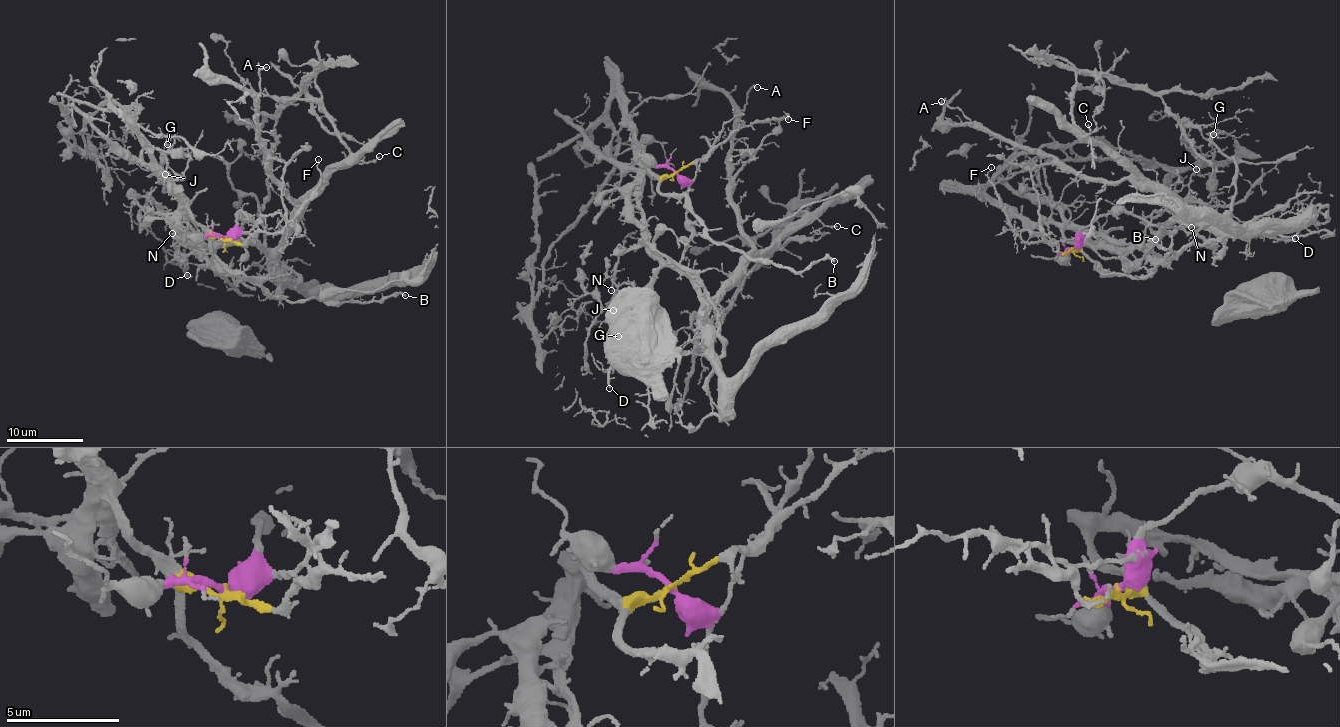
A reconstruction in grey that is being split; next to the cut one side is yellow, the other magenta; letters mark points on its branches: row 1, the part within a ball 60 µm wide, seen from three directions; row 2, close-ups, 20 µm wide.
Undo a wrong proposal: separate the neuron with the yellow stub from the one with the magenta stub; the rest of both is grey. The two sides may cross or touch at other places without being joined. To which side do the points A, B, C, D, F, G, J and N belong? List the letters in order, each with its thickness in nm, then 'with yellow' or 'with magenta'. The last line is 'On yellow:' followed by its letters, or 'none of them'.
A: 170 nm thick; with magenta
B: 220 nm thick; with yellow
C: 180 nm thick; with magenta
D: 240 nm thick; with magenta
F: 80 nm thick; with yellow
G: 170 nm thick; with magenta
J: 200 nm thick; with magenta
N: 110 nm thick; with magenta
On yellow: B, F

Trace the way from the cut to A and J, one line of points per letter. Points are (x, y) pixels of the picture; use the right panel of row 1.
A: (1072, 249), (1107, 214), (1133, 212), (1167, 226), (1192, 217), (1132, 178), (1067, 172), (941, 100)
J: (1072, 249), (1080, 231), (1107, 214), (1133, 212), (1172, 230), (1188, 220), (1175, 193), (1196, 169)

